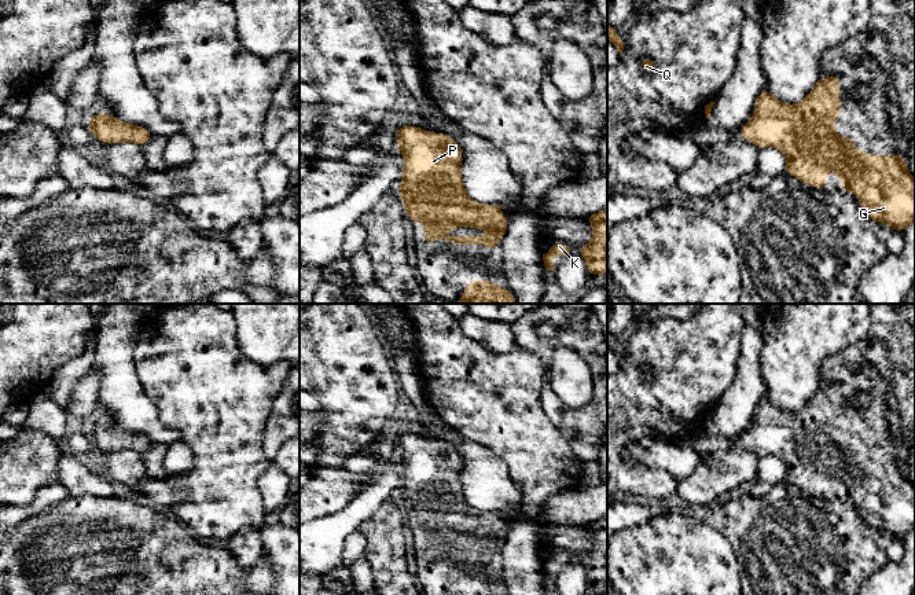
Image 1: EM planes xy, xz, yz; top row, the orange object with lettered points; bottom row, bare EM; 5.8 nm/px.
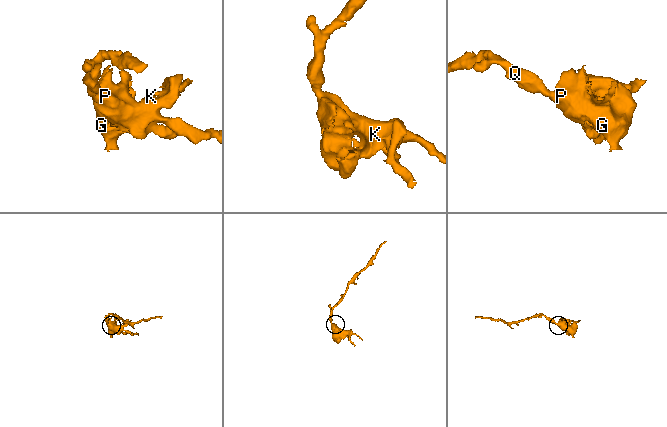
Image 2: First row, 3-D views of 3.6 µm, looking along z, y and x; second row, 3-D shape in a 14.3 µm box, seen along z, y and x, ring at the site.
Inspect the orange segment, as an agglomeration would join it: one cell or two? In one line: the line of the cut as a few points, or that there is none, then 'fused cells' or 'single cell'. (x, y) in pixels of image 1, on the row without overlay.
no cut; single cell

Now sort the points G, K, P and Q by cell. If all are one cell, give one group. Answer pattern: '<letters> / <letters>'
G K P Q

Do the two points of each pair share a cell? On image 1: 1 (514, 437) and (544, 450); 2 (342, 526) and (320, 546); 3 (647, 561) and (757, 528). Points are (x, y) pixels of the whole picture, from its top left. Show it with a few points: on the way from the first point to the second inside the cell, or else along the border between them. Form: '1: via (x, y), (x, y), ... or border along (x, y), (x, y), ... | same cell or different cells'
1: via (521, 437), (537, 450) | same cell
2: via (337, 529), (326, 540) | same cell
3: border along (702, 520), (717, 529), (730, 543), (739, 566) | different cells

